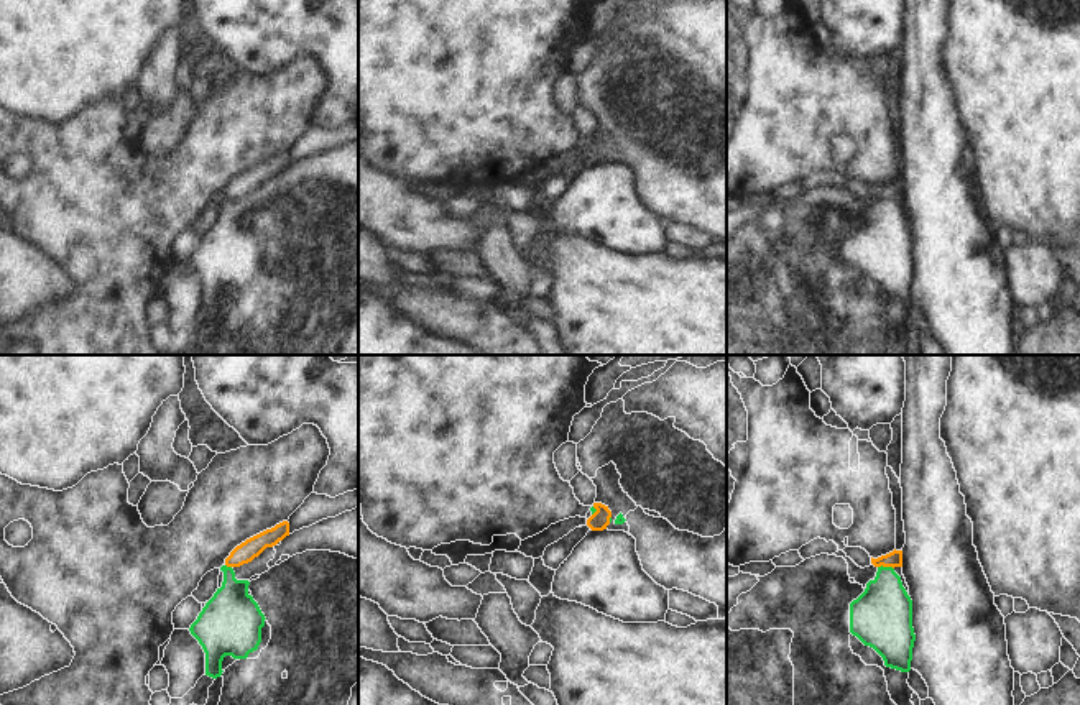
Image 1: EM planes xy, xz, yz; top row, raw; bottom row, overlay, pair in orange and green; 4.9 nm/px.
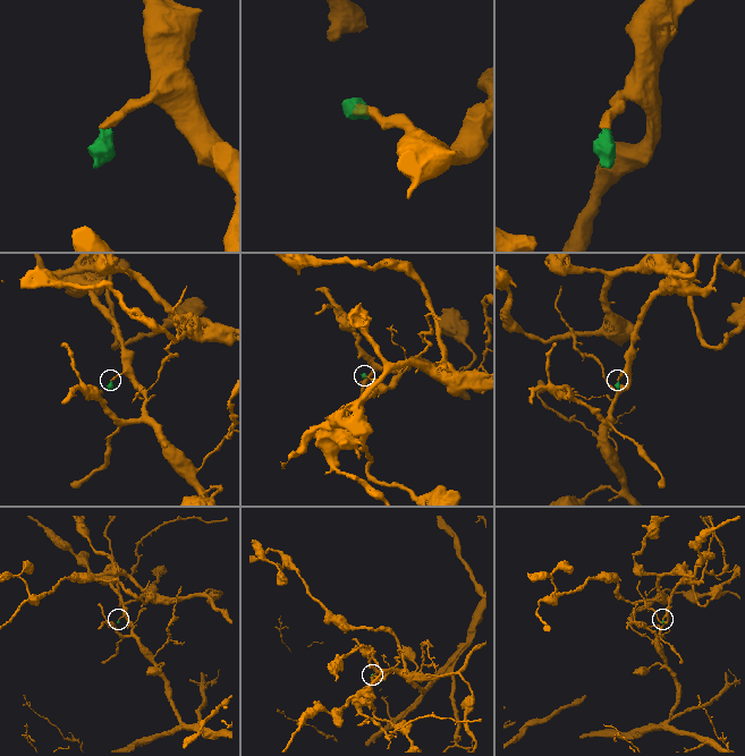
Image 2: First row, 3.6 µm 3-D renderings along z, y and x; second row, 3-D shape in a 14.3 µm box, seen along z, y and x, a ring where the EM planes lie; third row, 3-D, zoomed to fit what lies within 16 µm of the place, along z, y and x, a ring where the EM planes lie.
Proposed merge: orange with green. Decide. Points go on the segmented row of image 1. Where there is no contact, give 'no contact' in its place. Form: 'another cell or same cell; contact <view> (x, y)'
another cell; contact yz (886, 566)

